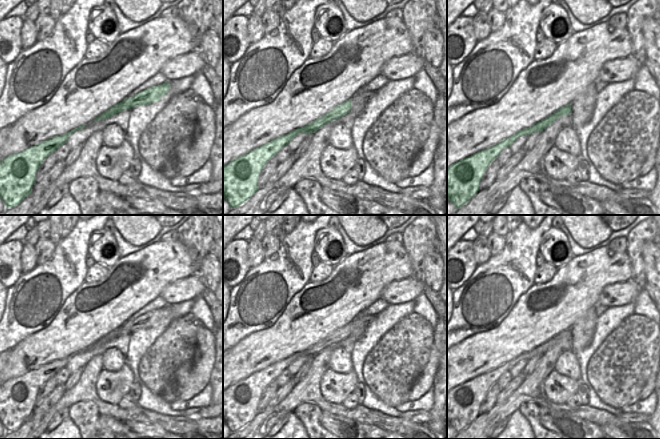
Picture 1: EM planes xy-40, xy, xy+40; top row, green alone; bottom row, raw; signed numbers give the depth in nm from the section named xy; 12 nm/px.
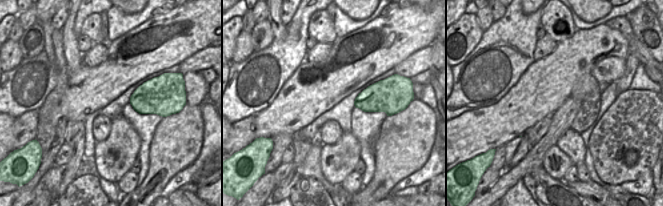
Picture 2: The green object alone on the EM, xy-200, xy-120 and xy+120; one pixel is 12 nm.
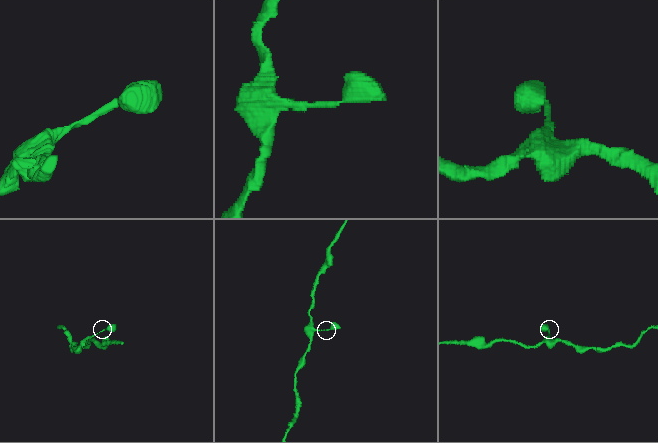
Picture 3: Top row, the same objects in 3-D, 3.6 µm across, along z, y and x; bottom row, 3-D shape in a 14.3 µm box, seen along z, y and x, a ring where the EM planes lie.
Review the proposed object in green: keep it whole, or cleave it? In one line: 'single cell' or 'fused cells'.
single cell

